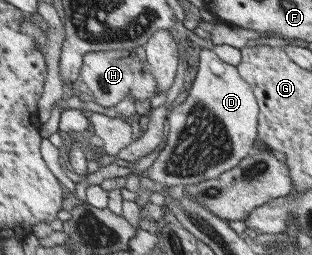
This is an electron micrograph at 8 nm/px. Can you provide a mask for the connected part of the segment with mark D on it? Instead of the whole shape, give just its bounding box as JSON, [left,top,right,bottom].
[135,49,258,189]

